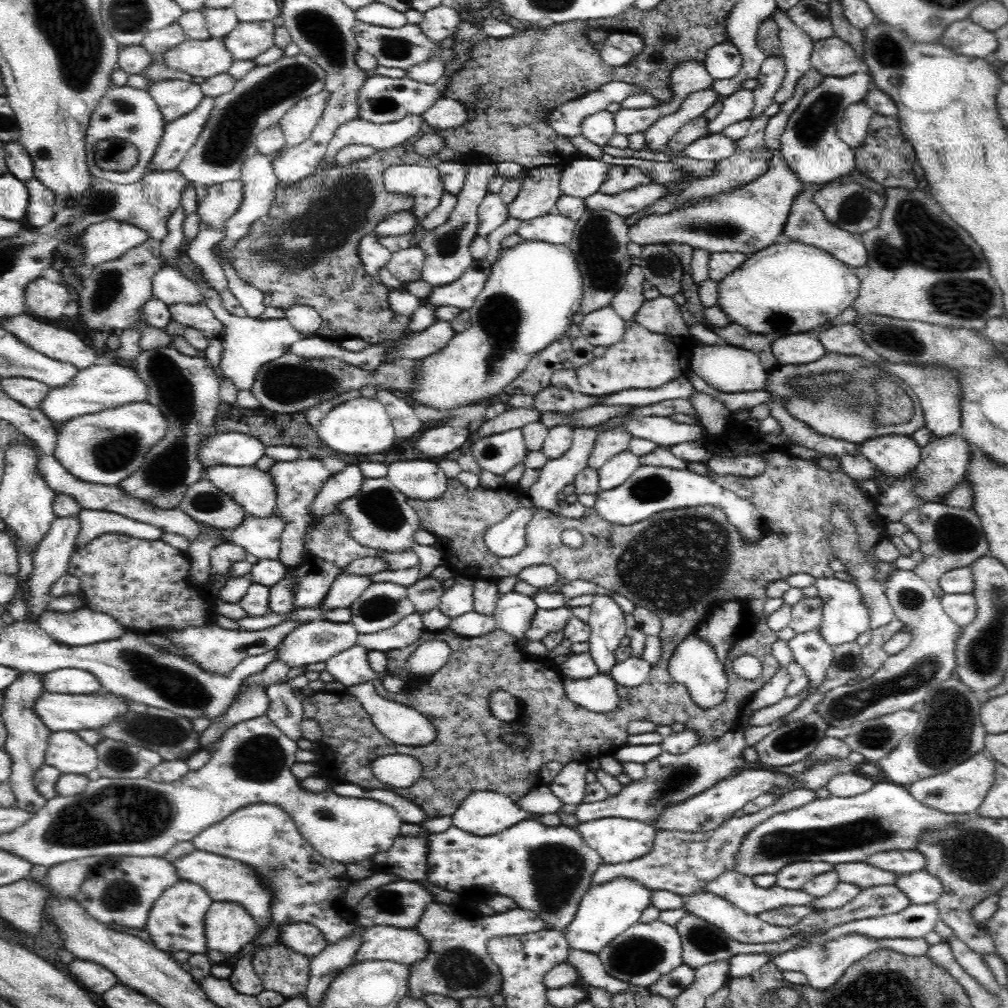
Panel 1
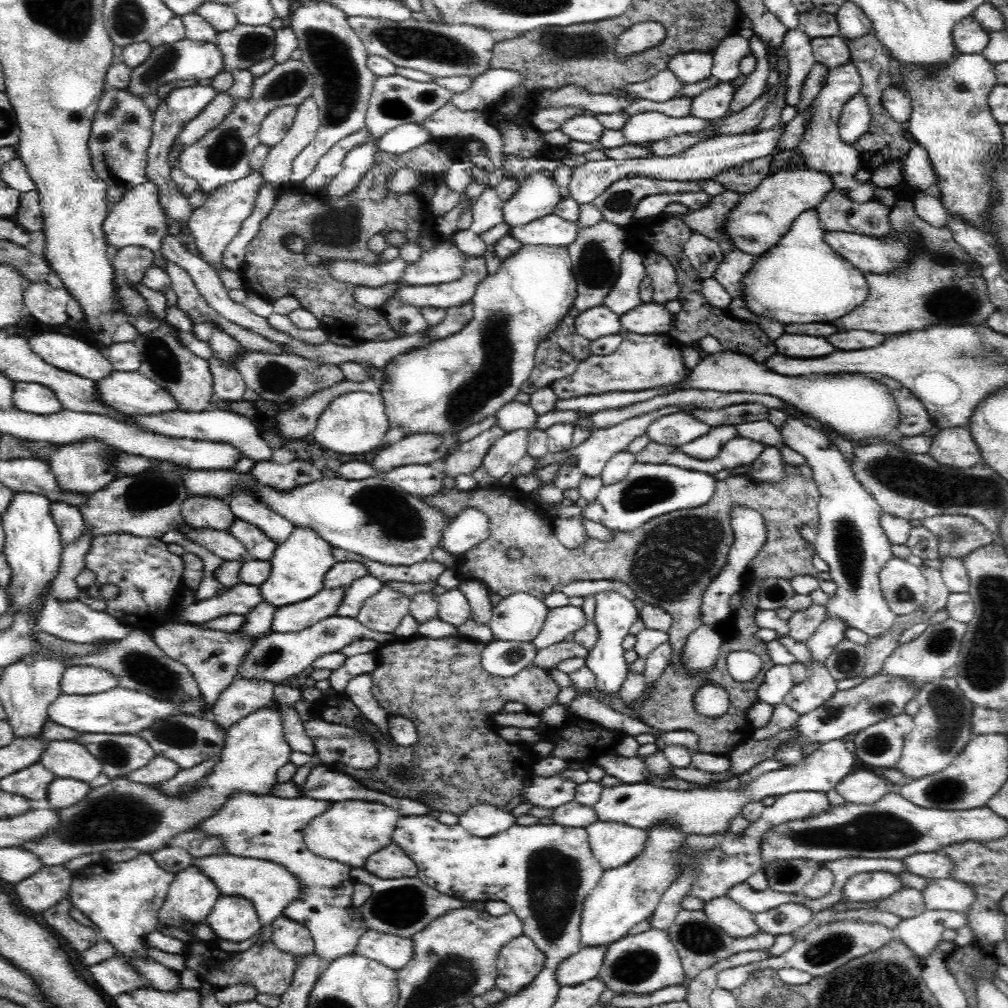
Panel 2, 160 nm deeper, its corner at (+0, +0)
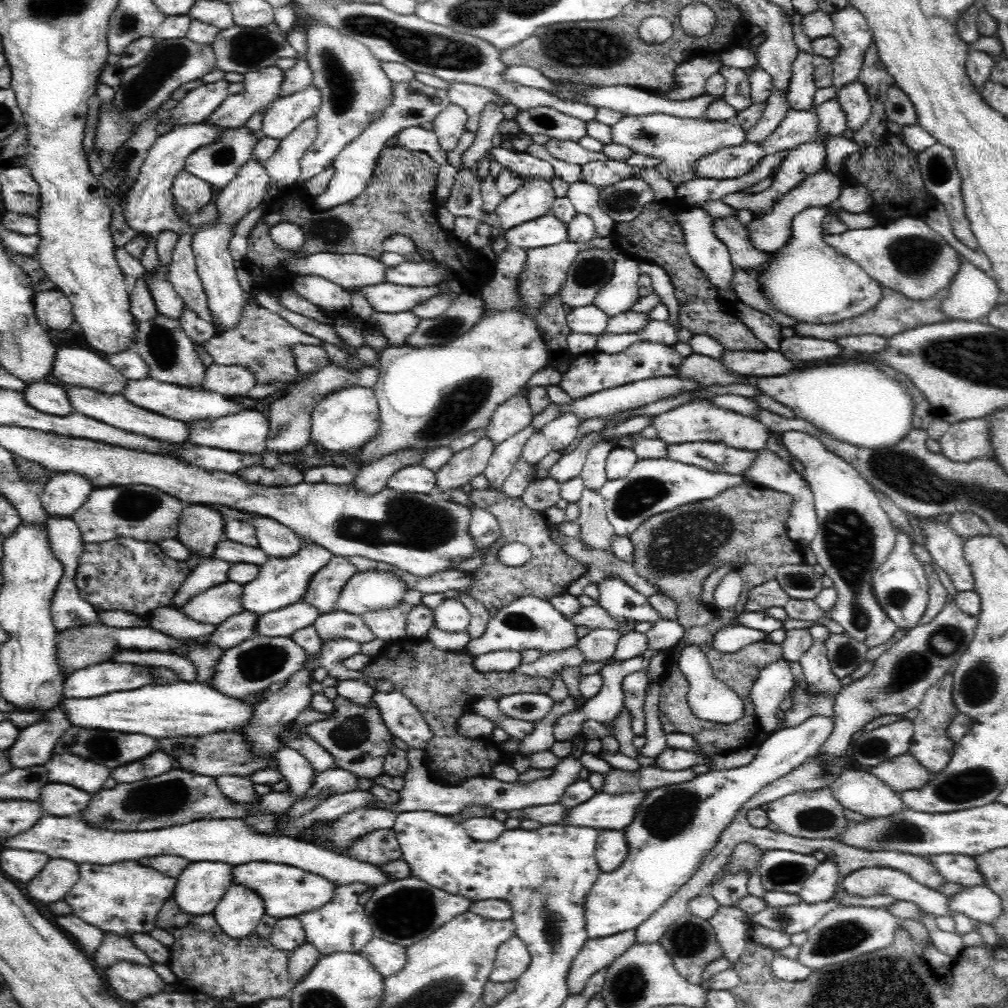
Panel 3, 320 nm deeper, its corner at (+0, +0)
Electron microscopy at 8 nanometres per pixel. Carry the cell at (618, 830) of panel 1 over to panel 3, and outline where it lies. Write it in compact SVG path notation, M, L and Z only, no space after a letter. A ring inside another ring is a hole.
M599 829L595 858L600 872L616 870L627 855L626 837L621 830Z

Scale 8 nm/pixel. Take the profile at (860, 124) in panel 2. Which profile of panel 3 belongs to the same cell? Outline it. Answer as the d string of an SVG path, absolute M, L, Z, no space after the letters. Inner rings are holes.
M858 79L848 82L839 89L837 99L845 112L849 128L860 130L873 109L864 84Z

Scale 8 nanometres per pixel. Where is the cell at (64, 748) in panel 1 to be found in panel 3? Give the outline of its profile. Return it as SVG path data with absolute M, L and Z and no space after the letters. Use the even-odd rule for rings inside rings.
M54 755L45 767L49 772L49 780L54 784L68 784L86 793L97 793L110 776L110 770L102 764L86 762L78 755Z

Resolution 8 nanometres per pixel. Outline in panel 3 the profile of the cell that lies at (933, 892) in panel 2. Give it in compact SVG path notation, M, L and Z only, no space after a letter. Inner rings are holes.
M986 885L964 887L958 894L949 897L949 907L953 912L966 914L972 920L986 924L992 924L1003 913L1002 899Z

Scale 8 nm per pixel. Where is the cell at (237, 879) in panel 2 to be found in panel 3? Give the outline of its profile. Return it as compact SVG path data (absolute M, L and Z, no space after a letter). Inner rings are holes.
M250 862L250 864L234 867L233 884L241 884L257 892L264 899L265 914L277 919L297 917L299 914L322 908L327 902L330 902L334 898L335 890L338 886L337 883L330 882L330 880L319 874L312 874L298 867L272 862Z

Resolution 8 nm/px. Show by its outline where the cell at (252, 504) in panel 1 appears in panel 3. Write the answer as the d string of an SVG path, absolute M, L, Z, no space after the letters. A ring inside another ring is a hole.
M254 518L258 546L269 557L287 559L299 553L301 542L290 528L270 518Z

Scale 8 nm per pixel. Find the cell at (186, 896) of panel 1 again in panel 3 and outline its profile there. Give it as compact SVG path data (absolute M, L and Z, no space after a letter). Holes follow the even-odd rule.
M194 862L177 878L173 892L186 914L213 912L224 893L233 885L234 866L224 862Z

